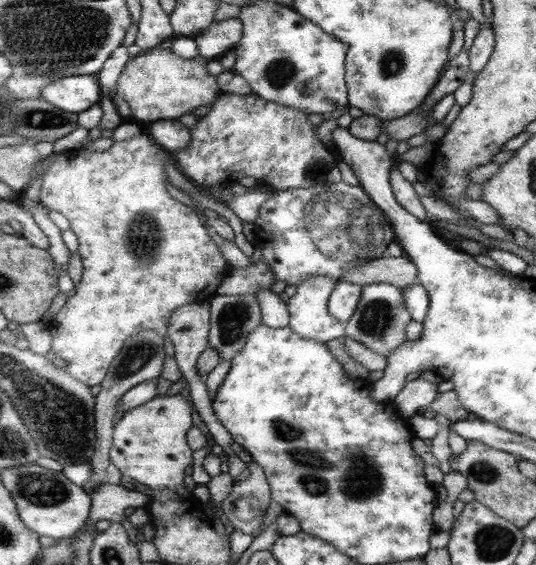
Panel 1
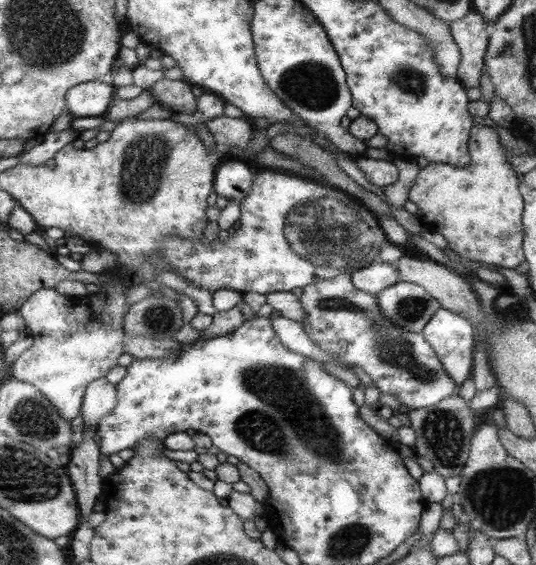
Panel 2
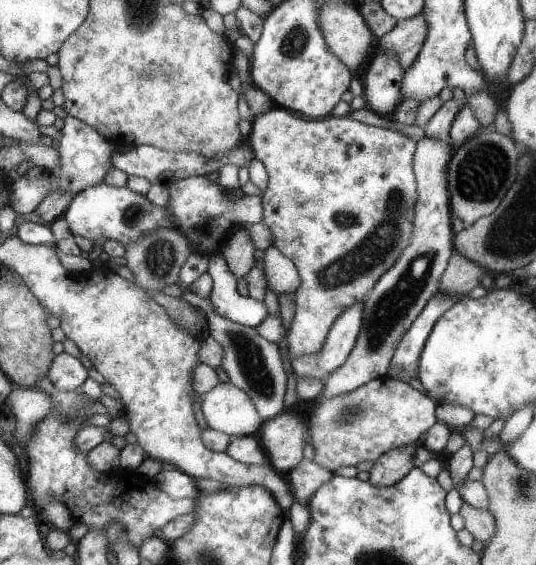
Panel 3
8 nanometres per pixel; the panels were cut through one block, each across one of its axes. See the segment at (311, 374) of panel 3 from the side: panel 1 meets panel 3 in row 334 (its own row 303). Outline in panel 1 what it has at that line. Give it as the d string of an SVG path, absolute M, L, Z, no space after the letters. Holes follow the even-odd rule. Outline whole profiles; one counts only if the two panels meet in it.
M341 280L335 281L328 302L329 313L345 326L357 308L359 297L361 286Z

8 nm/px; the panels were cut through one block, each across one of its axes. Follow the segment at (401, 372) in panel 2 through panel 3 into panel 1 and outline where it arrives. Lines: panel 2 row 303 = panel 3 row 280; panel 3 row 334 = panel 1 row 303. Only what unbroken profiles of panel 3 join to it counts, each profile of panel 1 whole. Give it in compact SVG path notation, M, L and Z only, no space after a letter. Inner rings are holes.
M326 276L306 278L295 285L295 293L286 302L288 310L288 327L295 334L302 335L315 342L329 342L333 338L344 337L345 326L329 313L328 302L335 280Z

